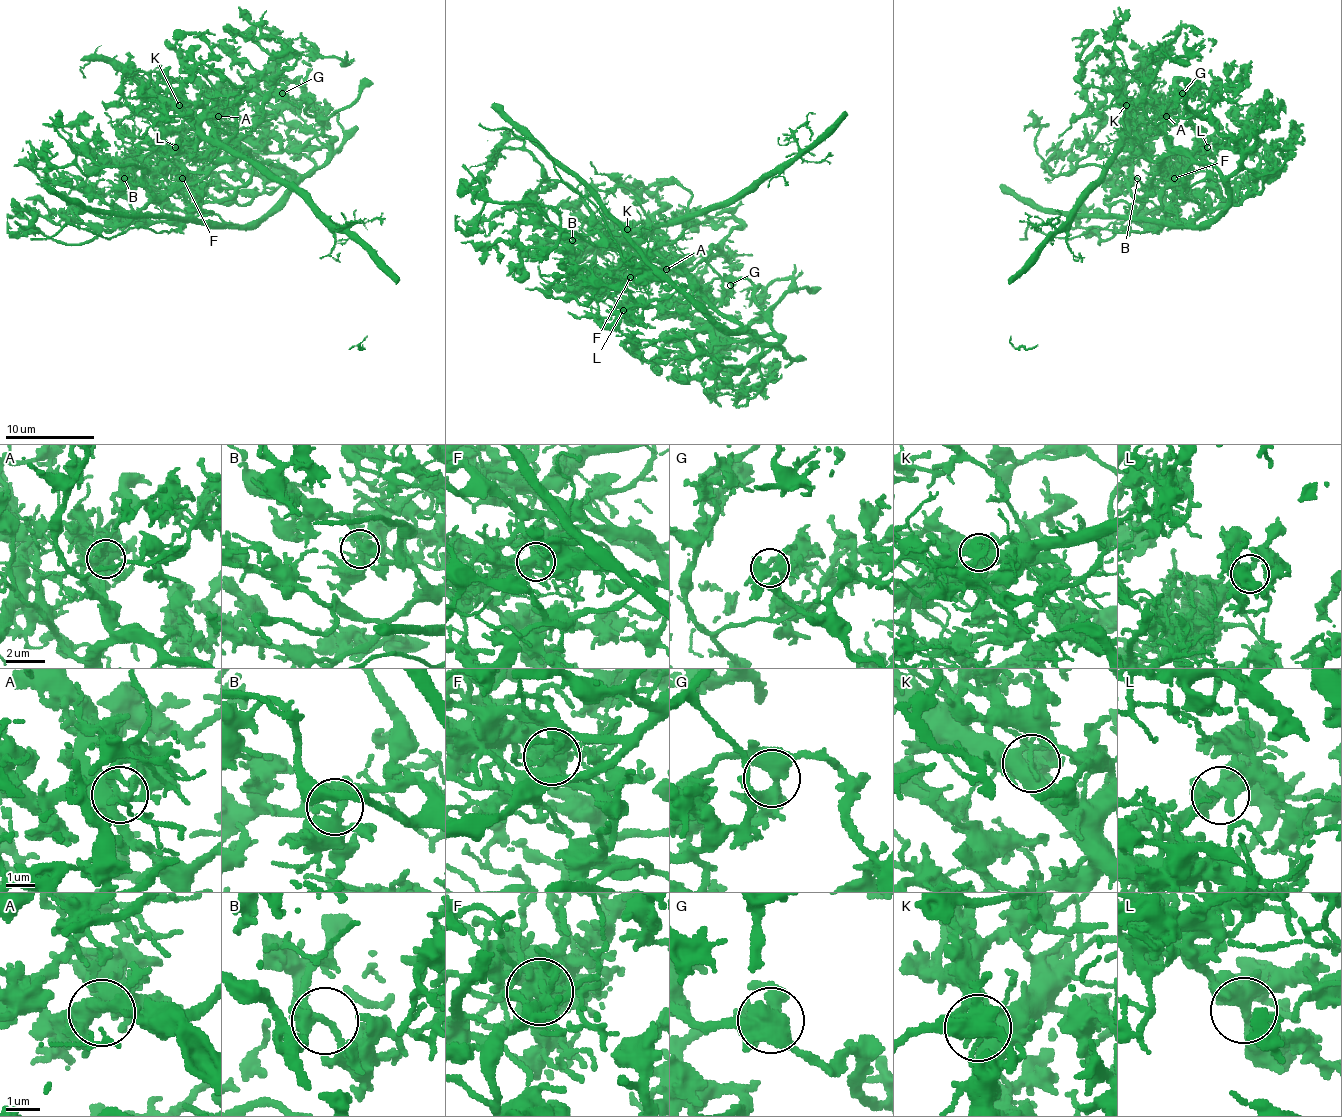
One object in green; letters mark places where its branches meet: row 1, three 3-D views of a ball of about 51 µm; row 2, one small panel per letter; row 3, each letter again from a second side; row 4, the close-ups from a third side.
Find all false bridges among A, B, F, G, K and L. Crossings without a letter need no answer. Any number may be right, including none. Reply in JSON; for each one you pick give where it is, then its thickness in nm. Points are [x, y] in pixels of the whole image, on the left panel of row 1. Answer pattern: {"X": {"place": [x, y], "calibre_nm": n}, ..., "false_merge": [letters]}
{"F": {"place": [182, 178], "calibre_nm": 500}, "K": {"place": [179, 105], "calibre_nm": 300}, "false_merge": ["F", "K"]}

